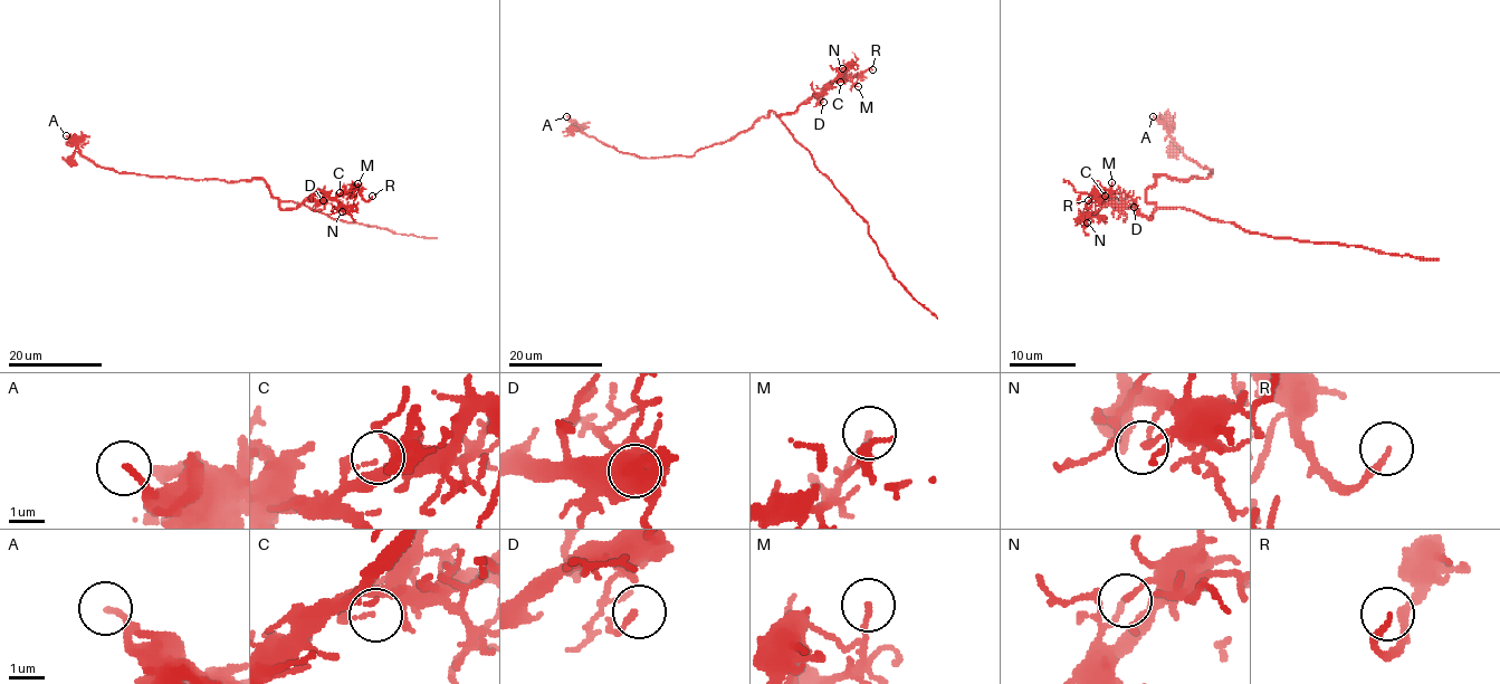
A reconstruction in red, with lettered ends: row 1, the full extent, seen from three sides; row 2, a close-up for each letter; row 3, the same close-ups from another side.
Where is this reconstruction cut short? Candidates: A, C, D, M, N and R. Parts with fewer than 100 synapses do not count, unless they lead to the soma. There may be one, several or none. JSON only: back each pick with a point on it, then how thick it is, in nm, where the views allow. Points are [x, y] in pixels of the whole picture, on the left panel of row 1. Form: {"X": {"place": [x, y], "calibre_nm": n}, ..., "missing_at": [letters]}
{"missing_at": []}

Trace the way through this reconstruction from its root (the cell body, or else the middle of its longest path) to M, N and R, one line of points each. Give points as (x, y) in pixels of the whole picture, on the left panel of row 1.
M: (276, 198), (283, 209), (294, 209), (306, 200), (326, 200), (351, 193), (357, 183)
N: (276, 198), (283, 209), (294, 209), (306, 200), (334, 199), (346, 208), (342, 211)
R: (276, 198), (283, 209), (294, 209), (306, 200), (357, 192), (366, 200), (372, 196)

